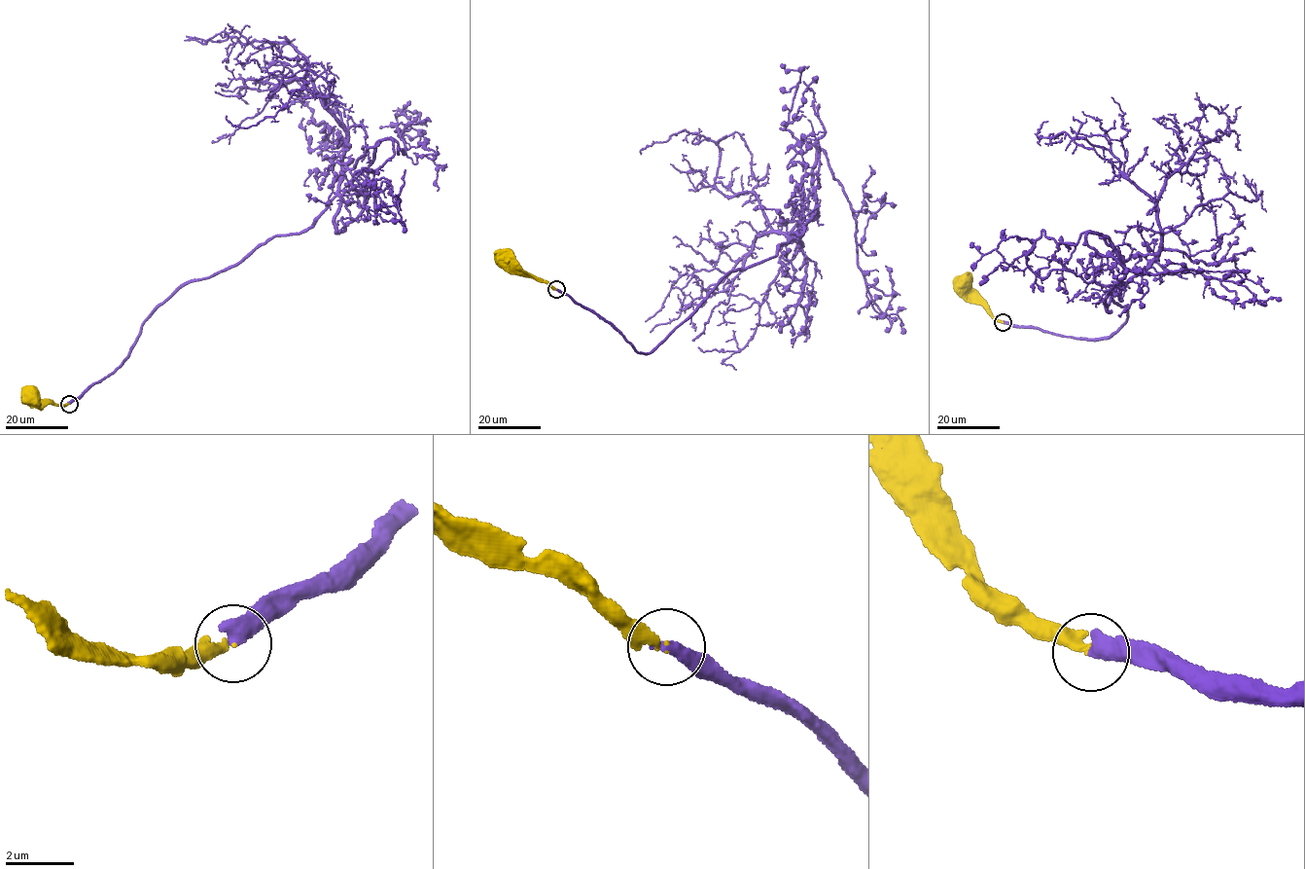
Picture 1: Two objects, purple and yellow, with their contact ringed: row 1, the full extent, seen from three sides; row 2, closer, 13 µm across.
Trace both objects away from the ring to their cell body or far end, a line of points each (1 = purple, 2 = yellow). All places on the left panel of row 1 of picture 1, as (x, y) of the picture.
1: (69, 404), (184, 285), (361, 195), (374, 145), (405, 153), (397, 124), (419, 113)
2: (69, 404), (48, 403), (39, 408), (29, 397)

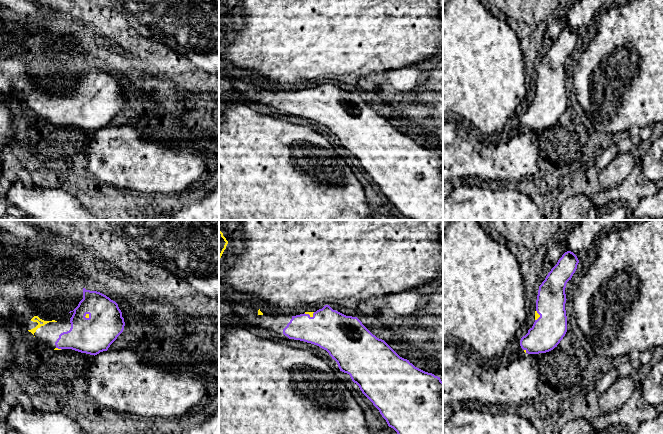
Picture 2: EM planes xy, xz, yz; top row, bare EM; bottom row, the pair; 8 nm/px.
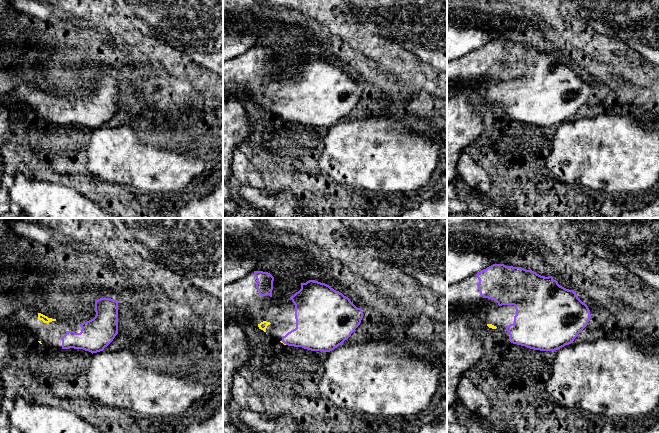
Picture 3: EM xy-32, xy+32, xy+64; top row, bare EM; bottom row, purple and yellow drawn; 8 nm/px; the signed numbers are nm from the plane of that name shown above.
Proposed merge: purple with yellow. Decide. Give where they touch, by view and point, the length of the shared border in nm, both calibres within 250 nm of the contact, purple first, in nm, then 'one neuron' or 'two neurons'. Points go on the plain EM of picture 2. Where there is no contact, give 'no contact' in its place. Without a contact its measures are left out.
xz (309, 91) | 90 nm | 320/30 nm | one neuron

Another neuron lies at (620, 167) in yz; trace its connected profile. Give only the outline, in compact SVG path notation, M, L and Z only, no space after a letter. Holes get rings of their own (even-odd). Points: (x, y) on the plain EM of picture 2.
M635 151L617 155L603 170L598 172L601 189L617 186L631 173L636 163Z

